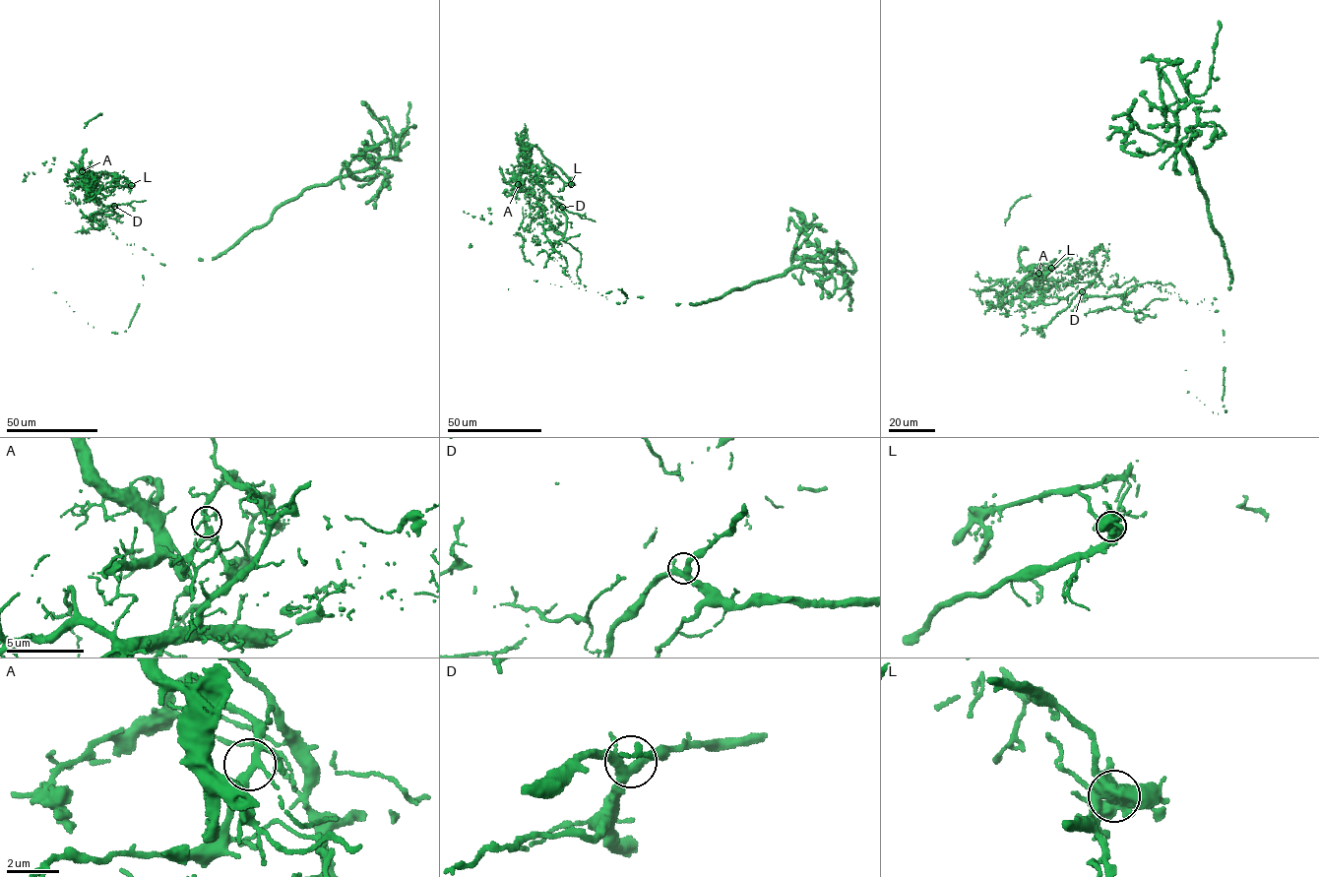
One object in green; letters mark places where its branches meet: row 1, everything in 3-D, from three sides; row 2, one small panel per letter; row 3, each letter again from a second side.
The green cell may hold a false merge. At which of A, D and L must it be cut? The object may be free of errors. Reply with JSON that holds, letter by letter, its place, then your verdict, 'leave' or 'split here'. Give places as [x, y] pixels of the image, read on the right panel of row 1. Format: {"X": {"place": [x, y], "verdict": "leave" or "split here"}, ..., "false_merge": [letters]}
{"A": {"place": [1038, 273], "verdict": "leave"}, "D": {"place": [1082, 291], "verdict": "leave"}, "L": {"place": [1051, 268], "verdict": "split here"}, "false_merge": ["L"]}

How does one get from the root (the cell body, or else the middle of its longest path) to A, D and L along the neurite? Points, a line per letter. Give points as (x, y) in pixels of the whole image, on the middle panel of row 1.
A: (586, 286), (564, 273), (567, 262), (548, 240), (563, 237), (566, 215), (537, 182), (533, 164), (518, 184)
D: (586, 286), (574, 283), (564, 273), (567, 262), (548, 240), (554, 244), (565, 232), (566, 215), (562, 207)
L: (586, 286), (548, 240), (563, 237), (566, 215), (525, 148), (571, 184)

